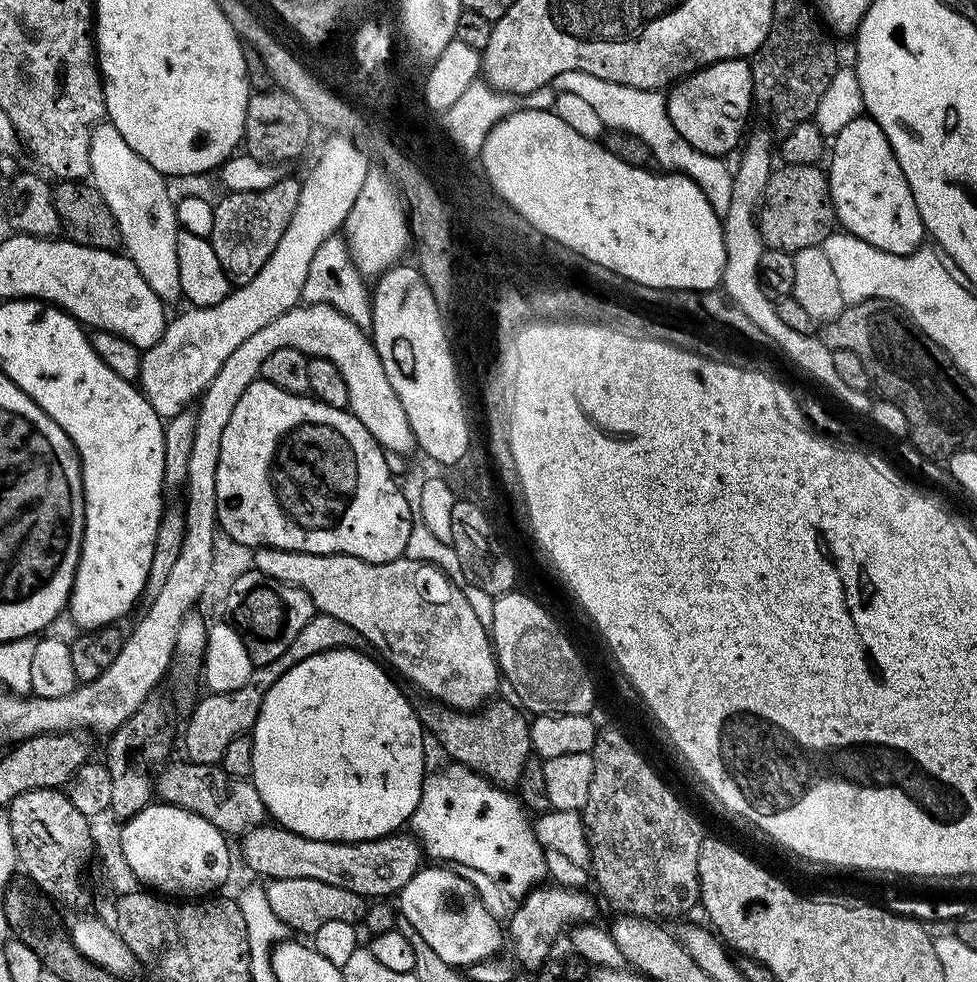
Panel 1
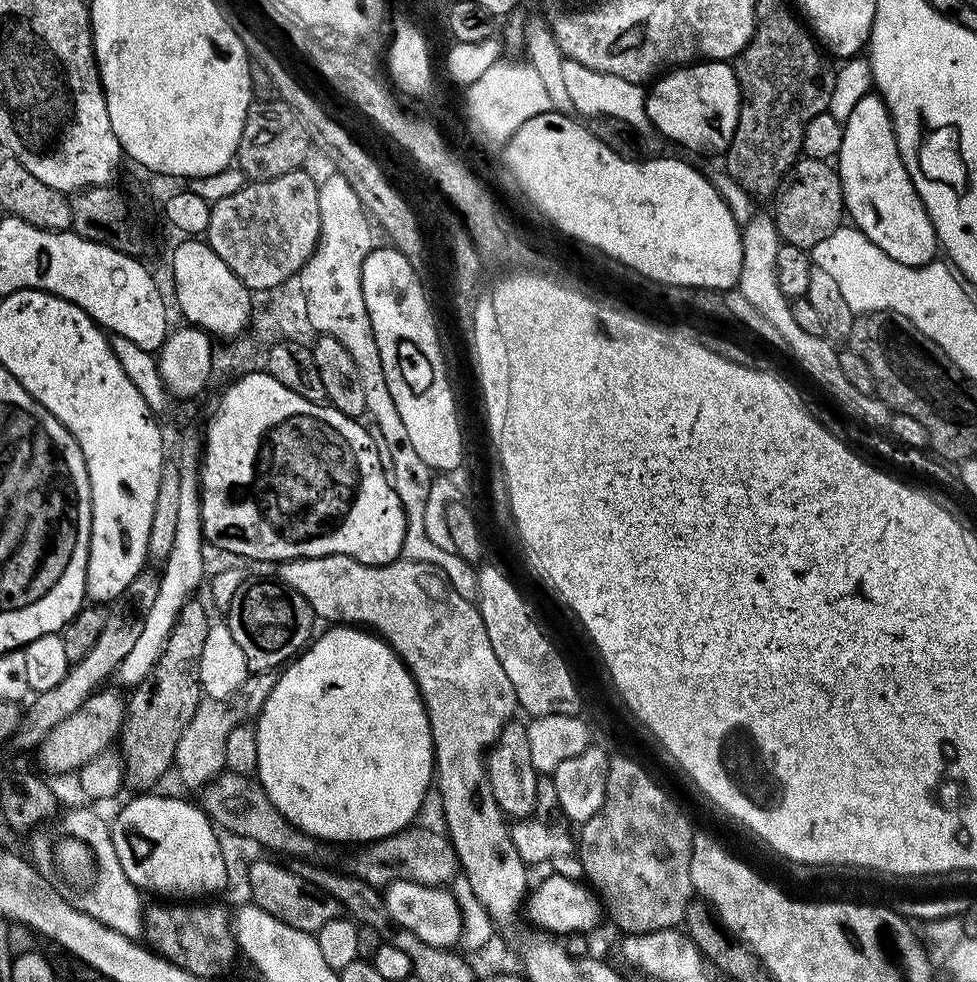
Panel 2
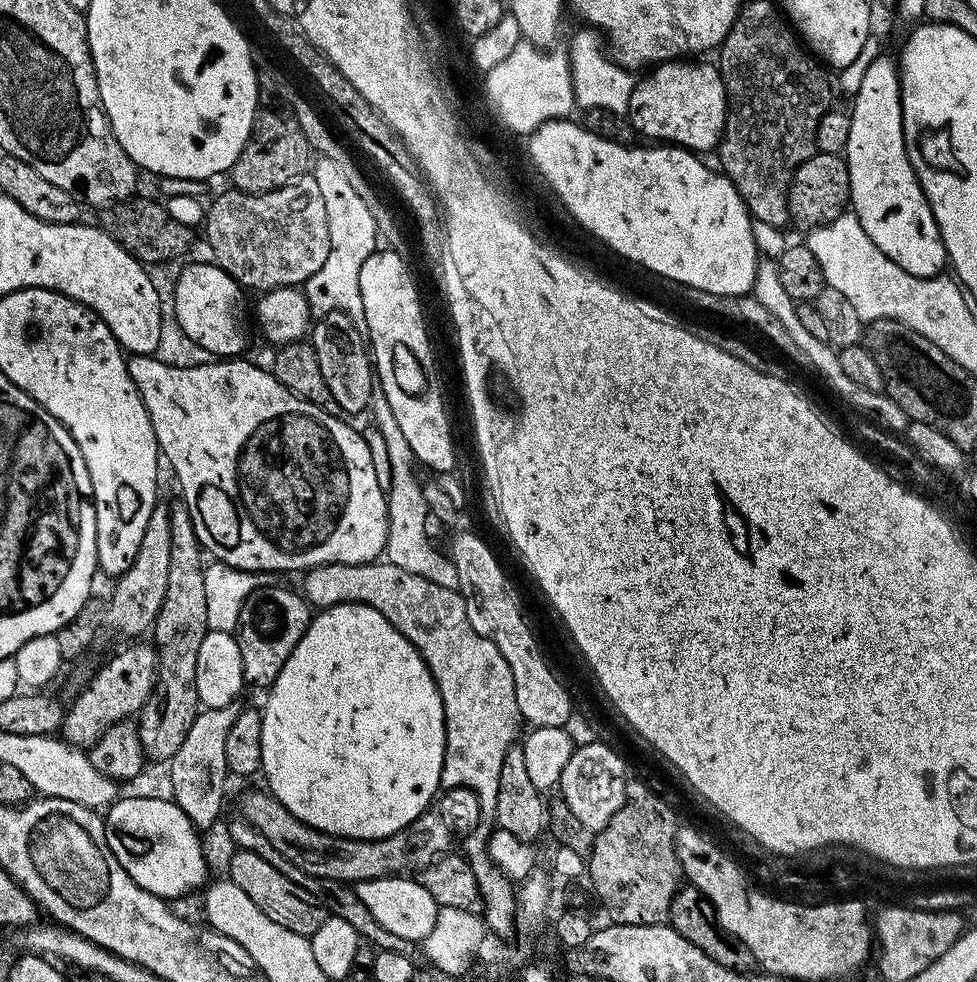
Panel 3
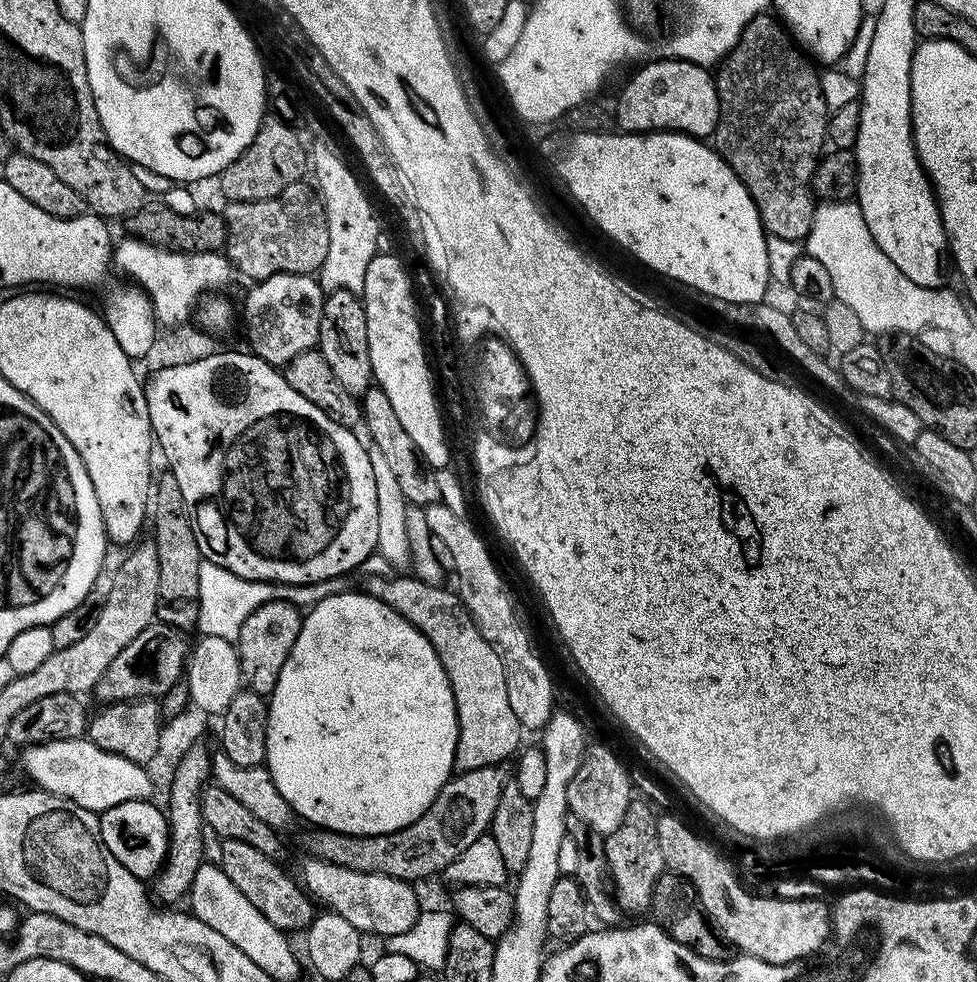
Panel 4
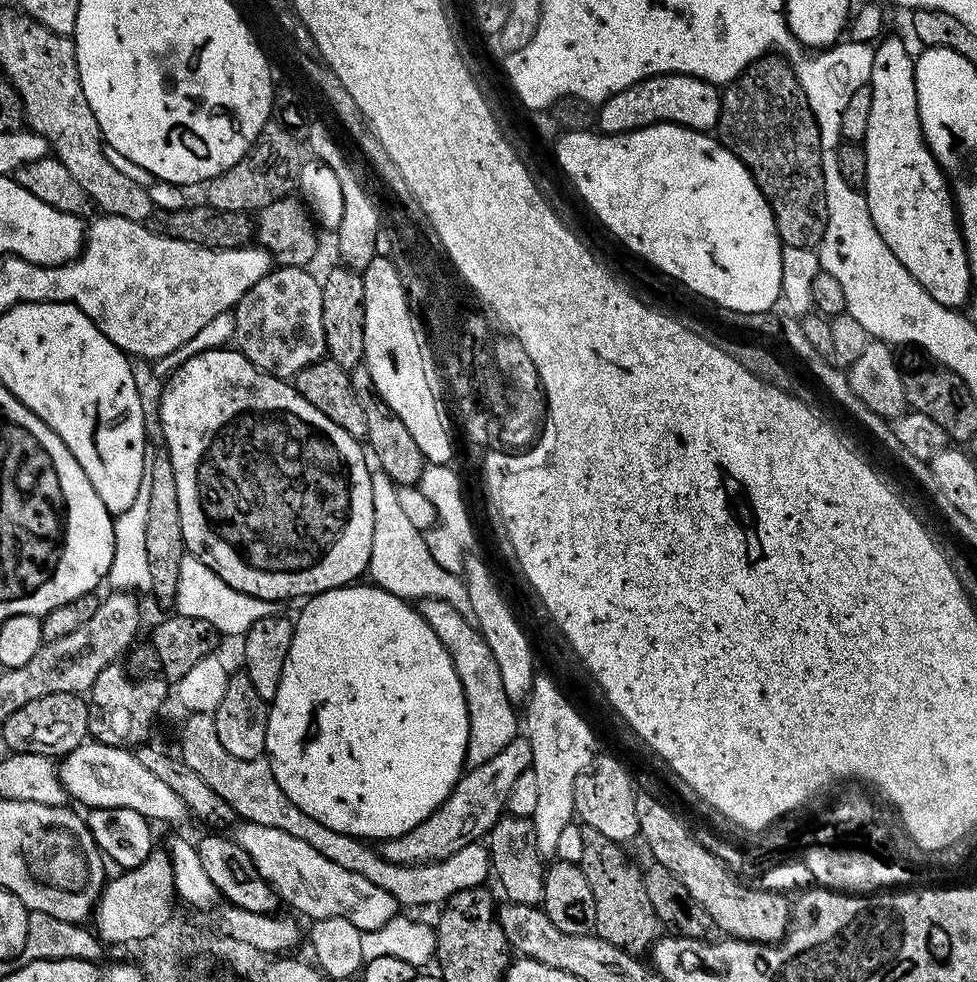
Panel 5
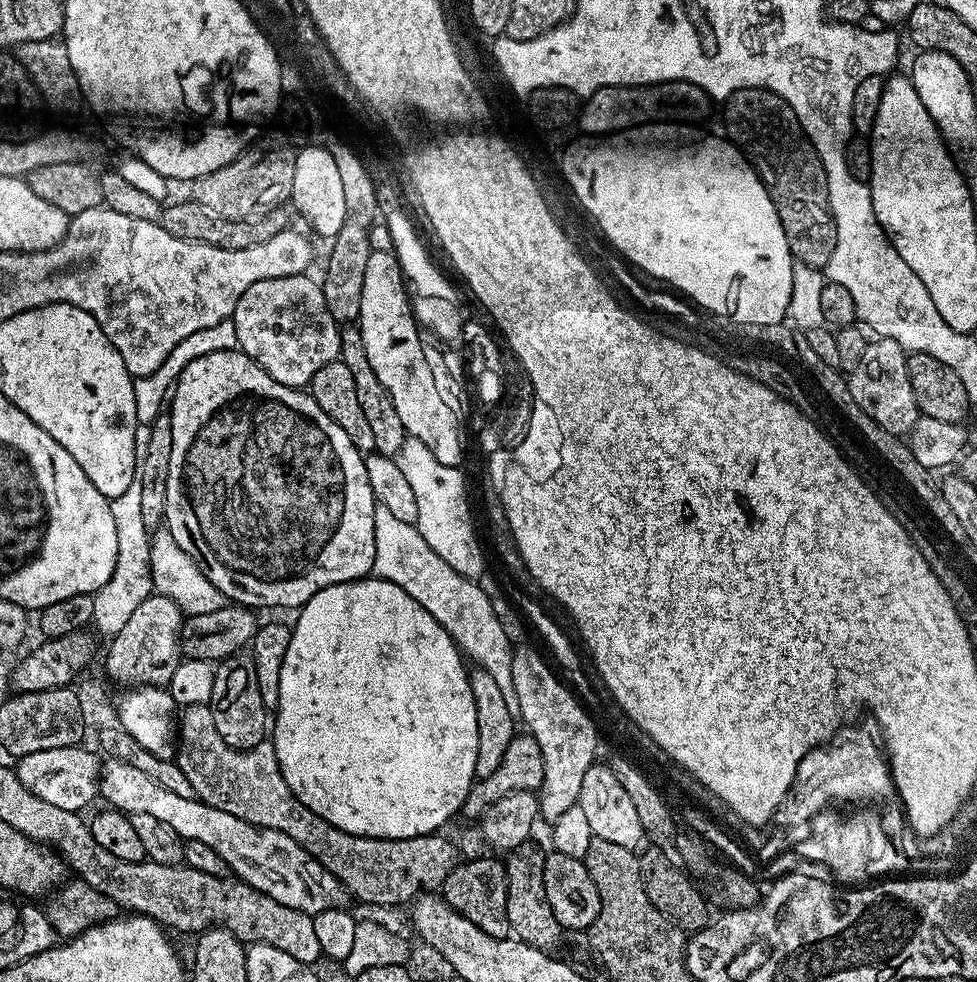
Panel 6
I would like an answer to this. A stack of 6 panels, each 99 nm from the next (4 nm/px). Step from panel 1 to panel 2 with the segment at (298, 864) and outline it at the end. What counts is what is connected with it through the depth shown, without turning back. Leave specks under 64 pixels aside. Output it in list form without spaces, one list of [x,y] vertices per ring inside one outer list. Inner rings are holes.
[[[406,827],[393,836],[383,836],[380,840],[357,847],[350,868],[351,875],[381,890],[399,880],[412,880],[415,884],[425,884],[431,888],[451,885],[458,875],[458,861],[452,841],[443,831],[416,827]]]

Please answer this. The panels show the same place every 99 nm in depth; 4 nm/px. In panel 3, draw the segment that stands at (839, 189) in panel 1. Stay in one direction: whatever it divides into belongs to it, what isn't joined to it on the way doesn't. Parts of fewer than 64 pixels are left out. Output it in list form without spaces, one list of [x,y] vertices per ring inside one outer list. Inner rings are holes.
[[[881,54],[866,66],[866,74],[862,74],[862,86],[851,97],[850,138],[843,150],[843,157],[850,174],[851,211],[858,218],[862,230],[870,234],[870,242],[890,258],[906,274],[914,274],[918,278],[930,278],[941,275],[948,264],[946,246],[942,242],[942,234],[938,230],[938,222],[934,222],[934,214],[930,210],[930,202],[914,174],[914,166],[910,166],[910,158],[904,141],[904,123],[902,122],[902,102],[900,101],[900,70],[895,59],[888,54]]]

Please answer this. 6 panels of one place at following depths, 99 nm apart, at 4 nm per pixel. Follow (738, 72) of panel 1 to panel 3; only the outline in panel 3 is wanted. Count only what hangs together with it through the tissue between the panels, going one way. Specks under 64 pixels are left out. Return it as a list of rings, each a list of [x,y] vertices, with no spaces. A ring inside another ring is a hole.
[[[683,59],[669,60],[663,64],[655,65],[654,70],[649,71],[648,77],[645,80],[642,78],[636,80],[636,89],[630,94],[630,106],[626,113],[628,121],[632,123],[632,129],[635,130],[641,137],[649,136],[649,141],[652,142],[667,142],[669,145],[677,148],[687,148],[689,152],[695,152],[697,154],[705,154],[719,145],[722,134],[724,133],[724,123],[726,122],[726,114],[728,113],[728,99],[726,98],[726,90],[724,89],[724,83],[720,77],[719,67],[715,63],[712,64],[692,64],[696,62],[685,62]]]

